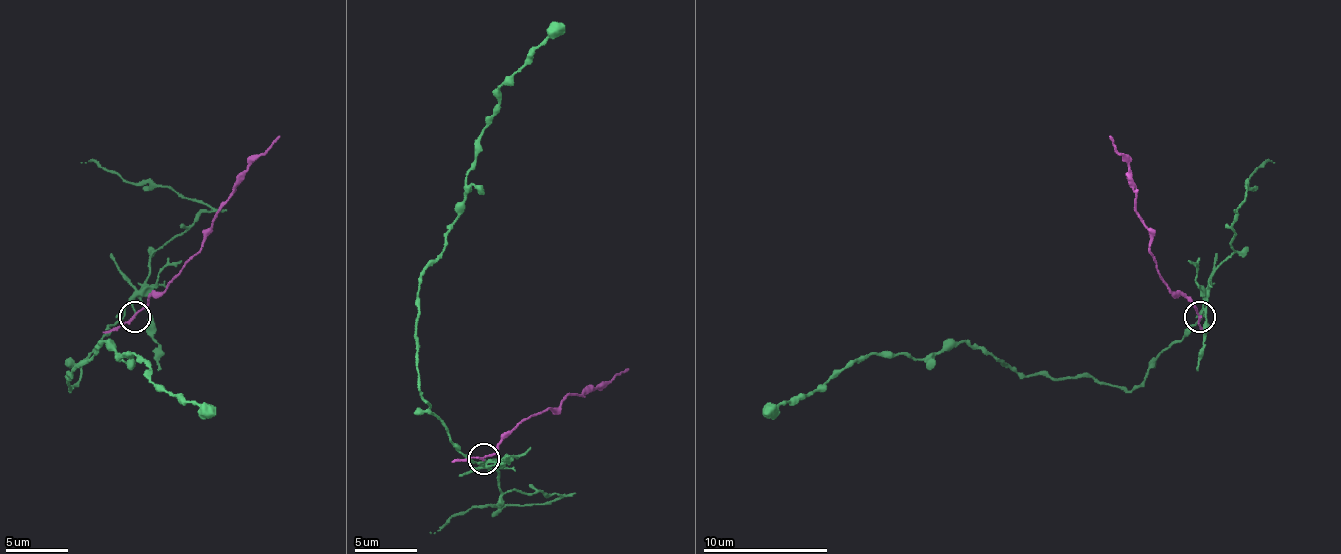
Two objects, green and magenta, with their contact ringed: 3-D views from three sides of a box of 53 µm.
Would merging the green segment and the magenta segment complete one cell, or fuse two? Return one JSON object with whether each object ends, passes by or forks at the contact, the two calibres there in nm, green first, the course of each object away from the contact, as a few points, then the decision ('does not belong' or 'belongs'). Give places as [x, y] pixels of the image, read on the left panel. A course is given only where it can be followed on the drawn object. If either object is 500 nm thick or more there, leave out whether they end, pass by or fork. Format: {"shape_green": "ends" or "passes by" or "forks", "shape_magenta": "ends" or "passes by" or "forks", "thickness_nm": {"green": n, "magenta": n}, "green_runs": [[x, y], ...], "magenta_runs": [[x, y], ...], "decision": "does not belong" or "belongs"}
{"shape_green": "ends", "shape_magenta": "passes by", "thickness_nm": {"green": 130, "magenta": 160}, "green_runs": [[135, 317], [129, 305], [70, 389], [67, 376], [104, 342], [117, 358], [145, 364], [157, 386], [216, 414]], "magenta_runs": [[135, 317], [201, 249], [204, 230], [247, 168], [279, 137]], "decision": "does not belong"}

